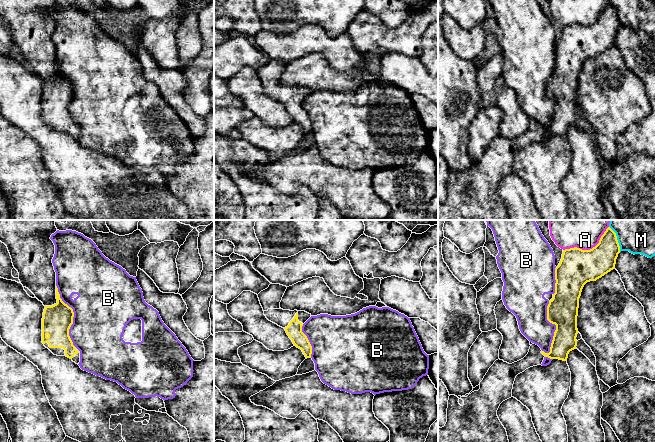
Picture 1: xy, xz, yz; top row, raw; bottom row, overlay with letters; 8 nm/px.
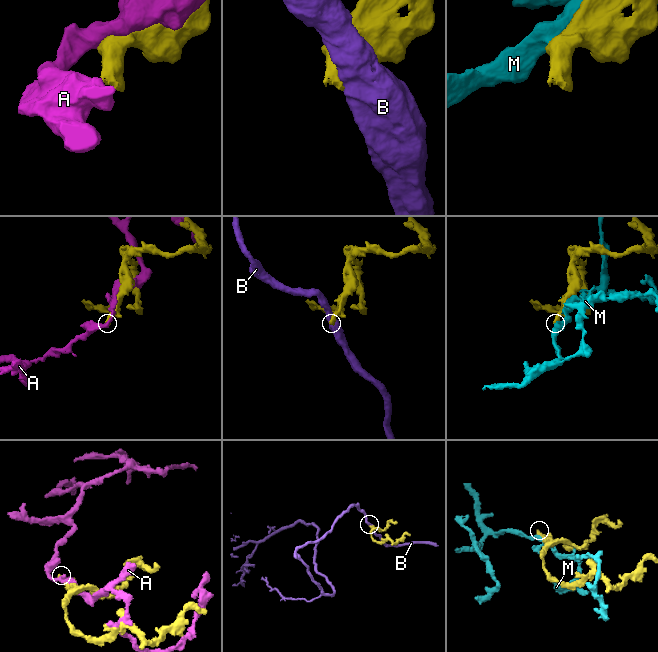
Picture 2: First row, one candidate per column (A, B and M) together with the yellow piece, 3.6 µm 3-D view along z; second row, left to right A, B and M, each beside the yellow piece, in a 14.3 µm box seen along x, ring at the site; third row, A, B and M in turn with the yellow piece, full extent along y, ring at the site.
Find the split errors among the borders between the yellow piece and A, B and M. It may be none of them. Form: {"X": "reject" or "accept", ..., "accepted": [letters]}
{"A": "reject", "B": "reject", "M": "reject", "accepted": []}

